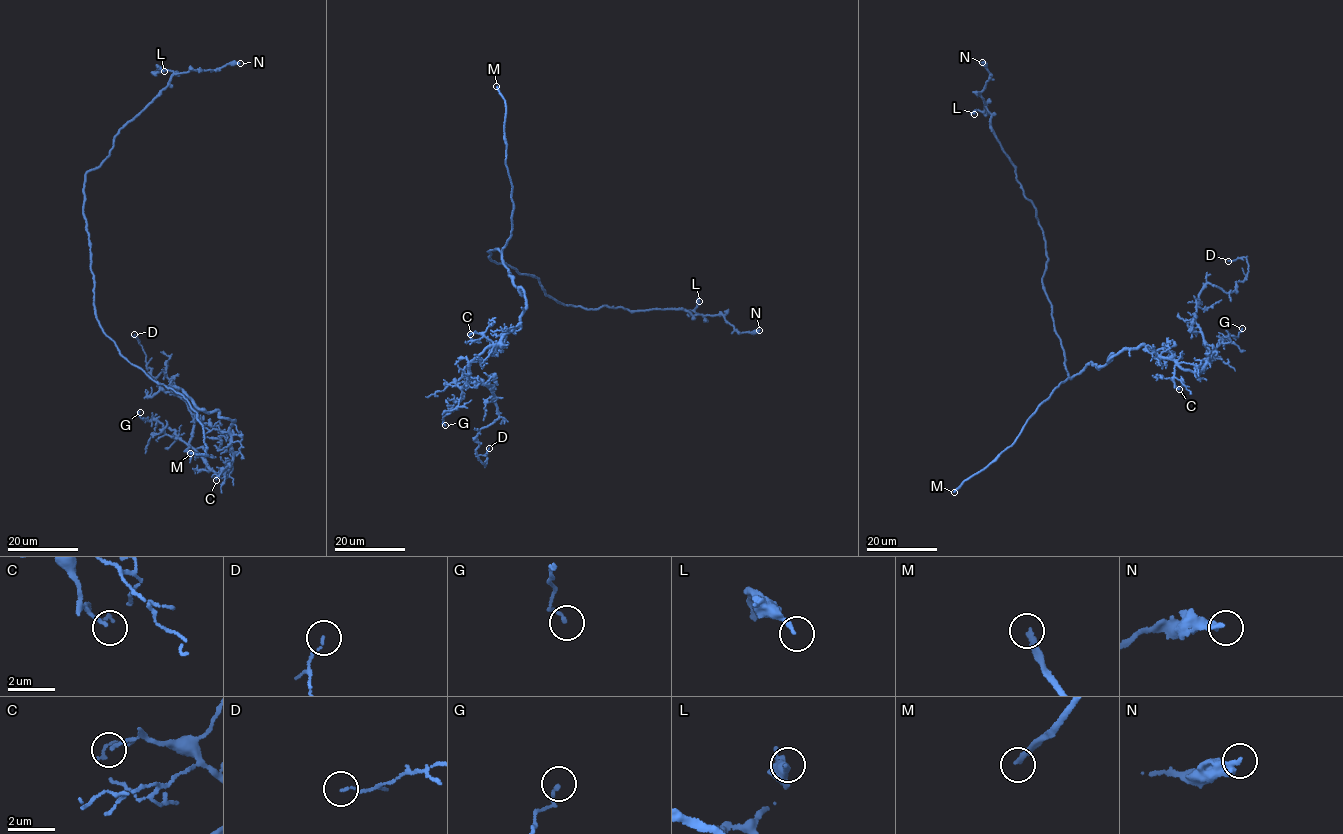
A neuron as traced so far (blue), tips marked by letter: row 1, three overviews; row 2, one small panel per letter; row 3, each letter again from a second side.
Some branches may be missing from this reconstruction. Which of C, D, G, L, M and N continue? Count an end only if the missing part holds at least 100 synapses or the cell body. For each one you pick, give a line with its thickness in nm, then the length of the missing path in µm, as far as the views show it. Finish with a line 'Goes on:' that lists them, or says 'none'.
M: Thickness 280 nm. Missing length about 10 µm
Goes on: M

